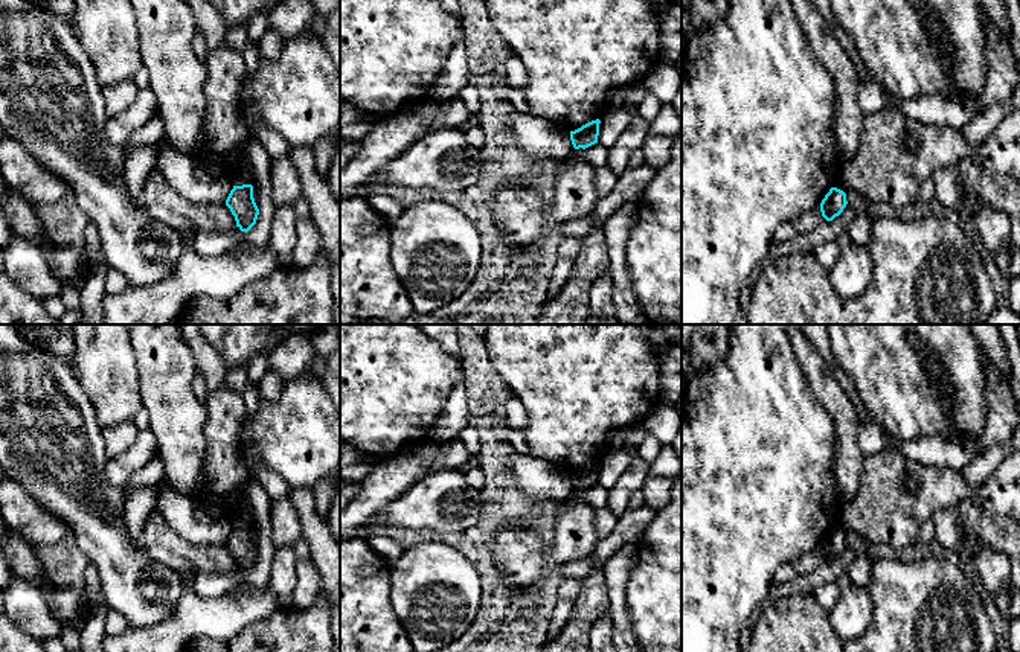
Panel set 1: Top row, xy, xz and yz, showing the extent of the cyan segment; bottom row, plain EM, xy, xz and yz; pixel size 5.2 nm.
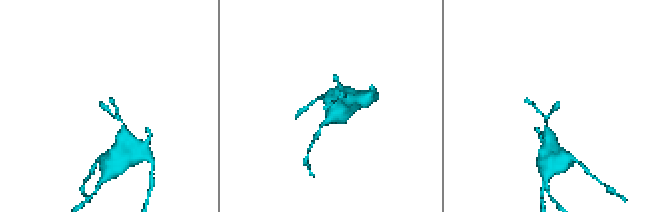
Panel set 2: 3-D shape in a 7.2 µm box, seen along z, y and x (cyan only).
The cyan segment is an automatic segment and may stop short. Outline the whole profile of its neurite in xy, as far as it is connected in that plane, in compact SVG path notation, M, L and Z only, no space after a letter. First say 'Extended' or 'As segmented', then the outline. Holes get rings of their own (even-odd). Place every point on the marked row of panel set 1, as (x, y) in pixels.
As segmented. M252 184L233 186L226 200L226 206L235 216L236 227L241 232L249 232L256 224L259 209L253 198Z

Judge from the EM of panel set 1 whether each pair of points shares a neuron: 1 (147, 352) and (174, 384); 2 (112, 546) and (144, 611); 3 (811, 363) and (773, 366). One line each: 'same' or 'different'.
1: same
2: same
3: different

